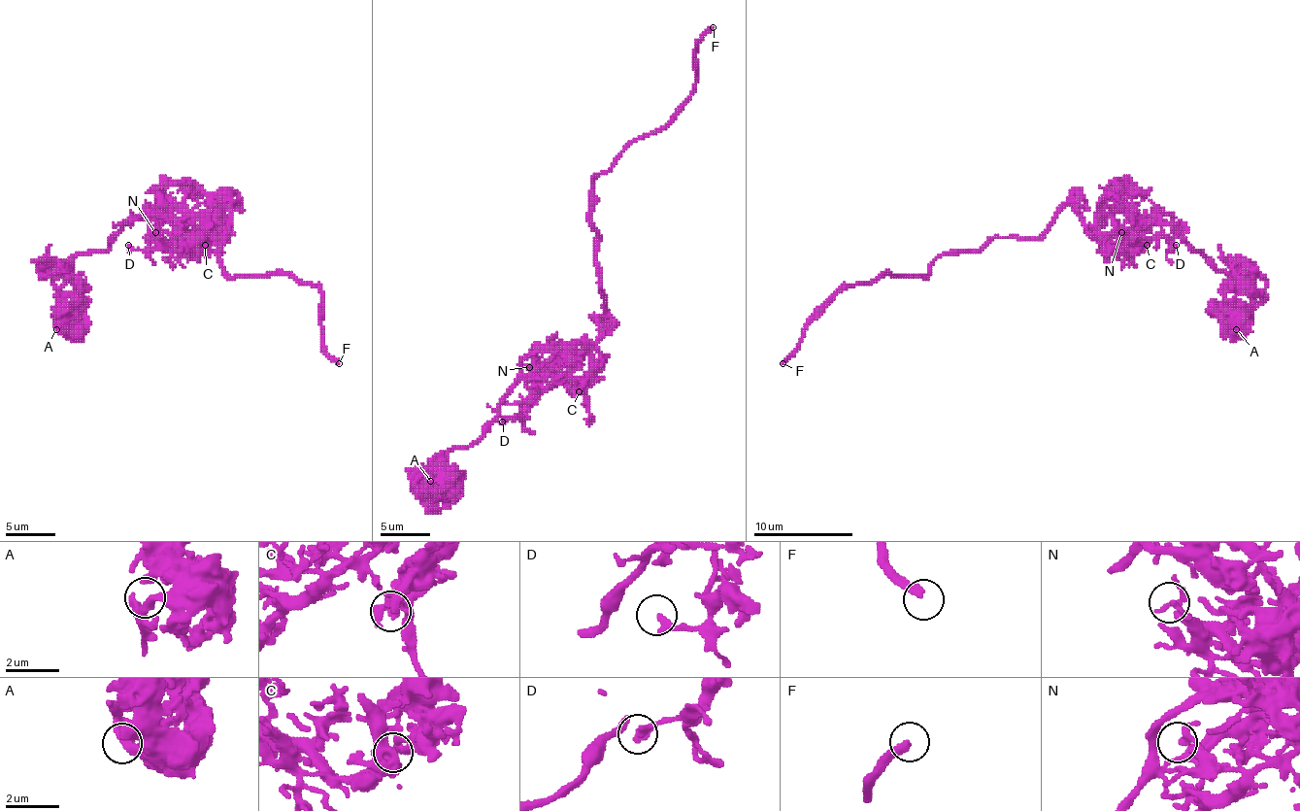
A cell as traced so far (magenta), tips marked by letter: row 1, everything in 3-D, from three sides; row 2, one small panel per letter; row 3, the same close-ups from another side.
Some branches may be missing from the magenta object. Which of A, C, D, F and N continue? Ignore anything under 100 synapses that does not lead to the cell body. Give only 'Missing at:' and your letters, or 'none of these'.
Missing at: F

